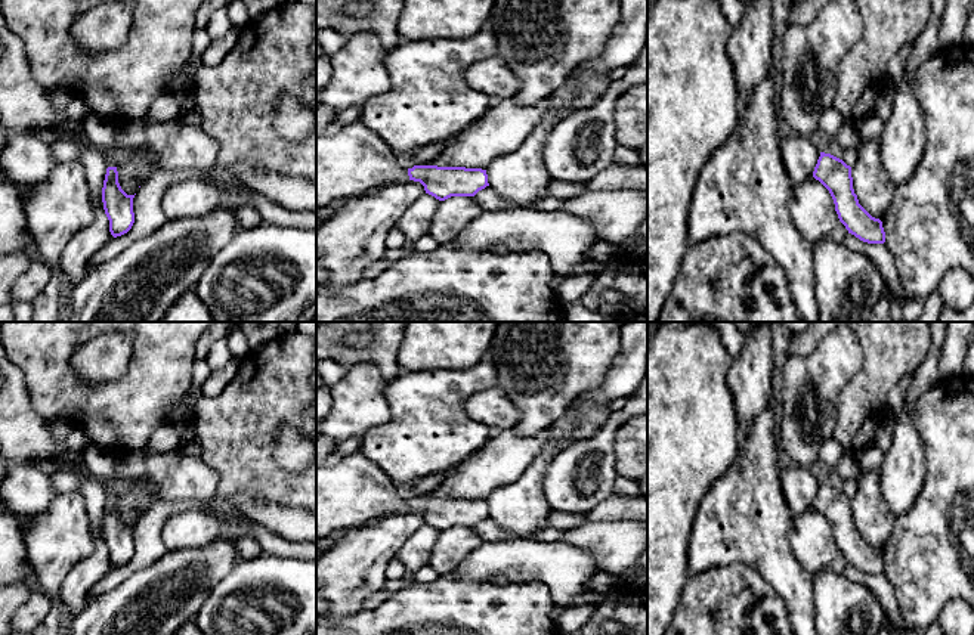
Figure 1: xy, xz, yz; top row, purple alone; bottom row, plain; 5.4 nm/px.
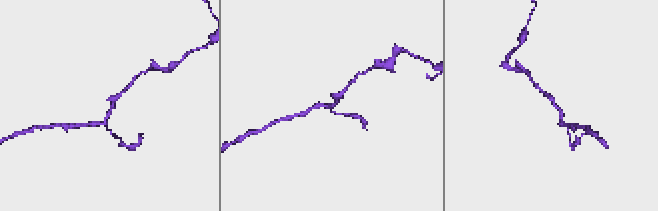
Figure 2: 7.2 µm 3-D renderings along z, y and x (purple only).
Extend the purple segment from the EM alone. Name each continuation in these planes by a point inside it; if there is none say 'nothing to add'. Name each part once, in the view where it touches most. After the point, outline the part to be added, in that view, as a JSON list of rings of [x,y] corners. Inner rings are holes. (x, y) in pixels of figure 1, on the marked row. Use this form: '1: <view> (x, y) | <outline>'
1: xz (352, 160) | [[[362,121],[316,137],[316,211],[393,183],[409,182],[393,149]]]

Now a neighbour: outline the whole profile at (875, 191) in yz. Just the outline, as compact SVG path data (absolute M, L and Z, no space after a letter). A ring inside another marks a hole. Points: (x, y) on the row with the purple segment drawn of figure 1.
M860 140L851 165L853 189L859 204L875 219L882 219L894 199L896 185L888 179L881 158L881 140Z

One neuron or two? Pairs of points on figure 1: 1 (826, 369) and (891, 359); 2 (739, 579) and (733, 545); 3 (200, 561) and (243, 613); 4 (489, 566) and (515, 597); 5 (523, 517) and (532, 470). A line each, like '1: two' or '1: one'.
1: two
2: two
3: two
4: two
5: one

